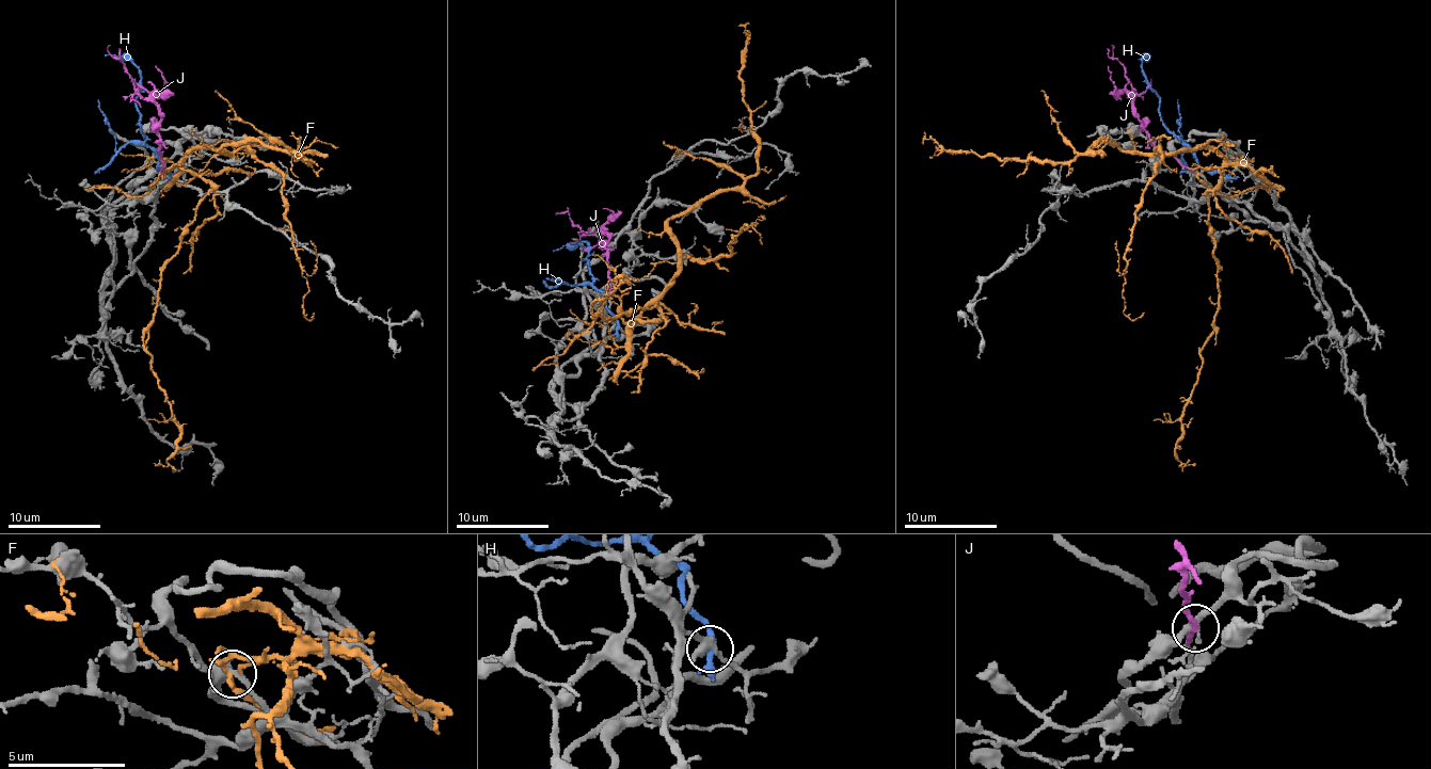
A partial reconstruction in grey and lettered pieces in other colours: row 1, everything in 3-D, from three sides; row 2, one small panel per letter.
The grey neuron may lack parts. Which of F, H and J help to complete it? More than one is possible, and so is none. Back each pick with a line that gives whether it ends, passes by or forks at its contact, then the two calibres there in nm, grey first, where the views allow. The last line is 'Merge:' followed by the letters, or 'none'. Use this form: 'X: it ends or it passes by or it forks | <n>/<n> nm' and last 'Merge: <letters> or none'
J: it passes by | 260/180 nm
Merge: J

